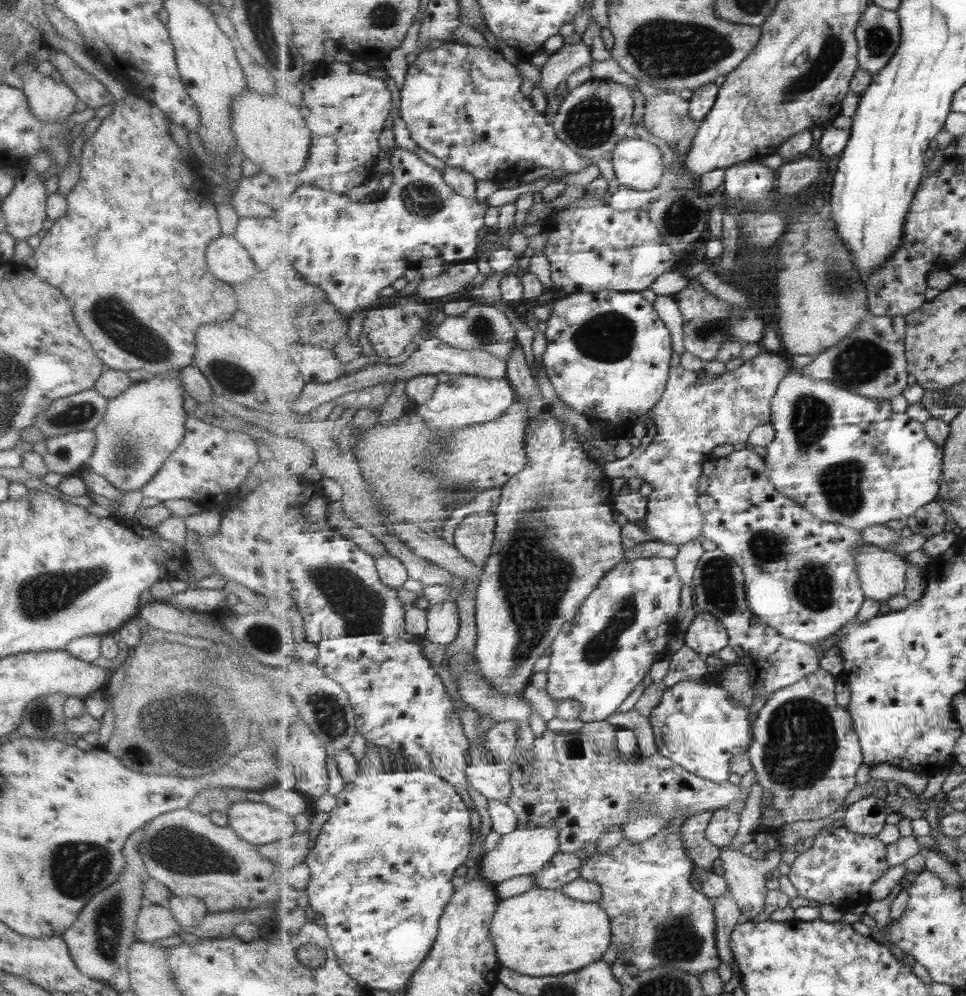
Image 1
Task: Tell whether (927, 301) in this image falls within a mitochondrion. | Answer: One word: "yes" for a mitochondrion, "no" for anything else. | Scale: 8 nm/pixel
no

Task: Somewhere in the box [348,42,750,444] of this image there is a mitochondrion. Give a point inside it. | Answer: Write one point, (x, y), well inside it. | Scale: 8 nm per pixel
(608, 337)

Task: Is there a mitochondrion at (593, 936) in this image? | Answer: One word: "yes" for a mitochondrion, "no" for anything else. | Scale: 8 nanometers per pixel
no

